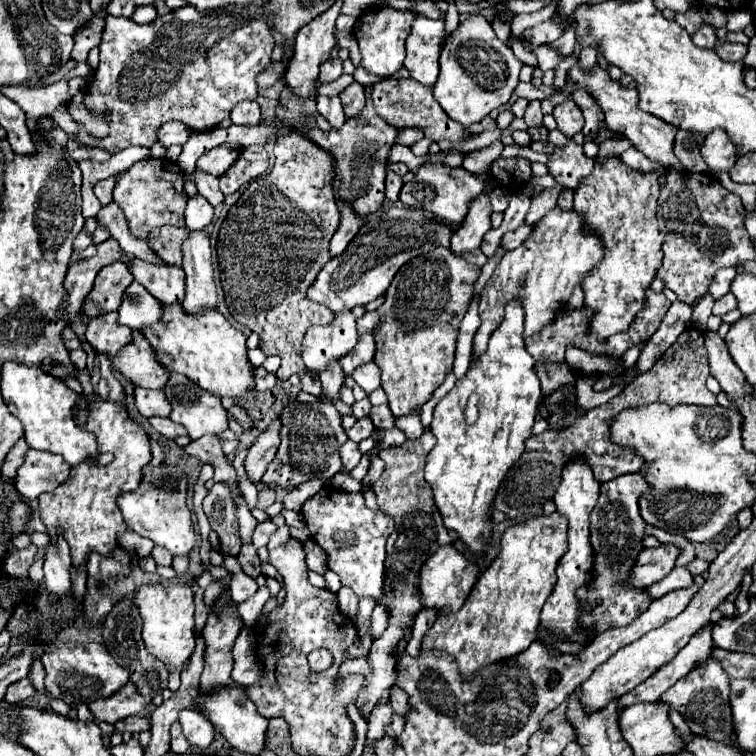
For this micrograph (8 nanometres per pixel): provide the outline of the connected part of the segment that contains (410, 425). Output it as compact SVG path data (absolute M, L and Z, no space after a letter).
M414 410L414 412L410 412L408 416L400 416L400 418L396 420L396 428L404 430L404 434L408 434L410 440L418 438L418 436L424 432L424 426L422 426L422 422L420 422L420 410Z

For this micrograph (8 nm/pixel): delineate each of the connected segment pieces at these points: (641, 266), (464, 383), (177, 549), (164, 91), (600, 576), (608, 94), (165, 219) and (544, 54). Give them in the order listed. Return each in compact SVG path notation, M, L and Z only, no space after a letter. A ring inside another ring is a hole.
M618 156L596 162L592 178L584 178L574 189L574 212L582 218L584 230L596 236L604 248L604 260L582 286L584 306L594 312L586 332L594 332L600 342L628 330L646 304L646 290L656 278L664 244L664 232L660 232L656 222L658 194L656 172L636 172Z
M512 300L506 306L506 316L504 316L502 324L492 332L486 352L470 364L466 378L456 382L456 386L440 400L440 404L434 410L432 434L436 436L438 442L430 450L430 454L426 456L426 468L424 468L426 476L424 478L434 490L434 502L442 514L446 528L454 530L472 554L486 550L492 542L492 530L494 530L494 520L490 514L492 502L496 498L496 492L498 492L504 476L522 458L522 454L526 450L526 440L528 440L528 436L532 436L534 418L536 418L538 404L542 398L540 380L532 370L534 358L524 348L522 330L524 330L524 310L518 300ZM472 392L476 392L480 398L480 402L478 402L480 416L478 416L478 422L468 424L464 410L466 410L468 396Z
M144 466L144 478L140 488L118 498L124 522L136 534L150 538L154 544L164 546L174 556L188 556L196 546L196 532L192 528L190 510L186 506L188 474L180 466Z
M184 6L158 16L144 26L134 24L130 18L106 16L104 38L100 42L100 64L94 78L86 80L84 106L92 116L108 122L110 134L106 138L96 138L78 124L74 140L116 154L128 146L150 148L158 140L158 128L170 120L184 122L192 130L216 128L230 116L230 110L238 102L256 100L256 74L270 64L272 48L274 38L264 10L240 10L240 6L228 6L228 10L208 10L198 14L194 6Z
M640 472L624 474L610 482L602 484L600 498L596 510L592 512L592 544L596 550L596 586L592 586L592 594L588 594L588 602L592 602L592 622L596 622L596 632L604 632L614 626L626 626L634 618L638 618L650 604L650 598L644 590L624 590L618 582L626 580L636 554L642 550L644 536L644 520L640 516L640 494L648 492L650 486Z
M580 60L570 68L570 72L566 74L566 86L564 90L554 90L554 94L550 98L544 98L542 100L542 112L544 114L550 114L558 104L566 102L566 100L572 100L572 94L574 90L584 90L588 92L596 104L602 108L604 116L606 116L606 128L610 130L616 130L620 134L624 134L632 144L634 148L638 148L640 152L646 154L648 160L652 162L658 162L658 164L664 164L666 168L668 166L674 166L678 170L682 170L682 164L678 162L678 158L672 154L672 144L674 144L674 134L676 134L676 126L668 126L668 122L640 110L638 102L636 102L636 90L632 88L626 88L620 84L620 80L612 80L610 78L610 72L608 70L602 70L600 66L594 66L590 70L584 70L580 66Z
M146 158L126 172L118 174L116 186L114 186L114 202L120 206L128 220L130 232L148 242L148 236L154 228L162 226L184 226L184 210L186 210L186 190L184 190L184 172L176 166L176 162L170 162L168 158Z
M510 36L510 42L516 42L516 40L518 40L524 48L528 48L532 54L536 54L540 70L550 70L550 68L552 68L552 70L556 70L556 68L558 68L558 64L566 60L566 56L564 56L564 54L560 54L560 50L556 50L556 48L552 48L552 46L548 46L548 44L534 46L534 44L528 44L524 36L518 36L518 38Z

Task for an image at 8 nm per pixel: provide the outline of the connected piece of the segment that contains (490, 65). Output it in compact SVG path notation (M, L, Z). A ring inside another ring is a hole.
M472 14L446 38L440 52L440 76L432 92L452 120L472 126L510 100L520 68L522 62L512 54L508 44L496 38L492 24L482 14Z

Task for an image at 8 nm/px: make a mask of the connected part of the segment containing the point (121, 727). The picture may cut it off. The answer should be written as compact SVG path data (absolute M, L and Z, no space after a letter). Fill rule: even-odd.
M140 714L140 716L132 716L132 718L126 718L126 720L116 722L114 728L116 728L122 736L128 736L128 734L138 734L138 732L142 732L142 730L148 730L148 728L150 728L150 722L148 722L148 718L144 720L142 714Z

